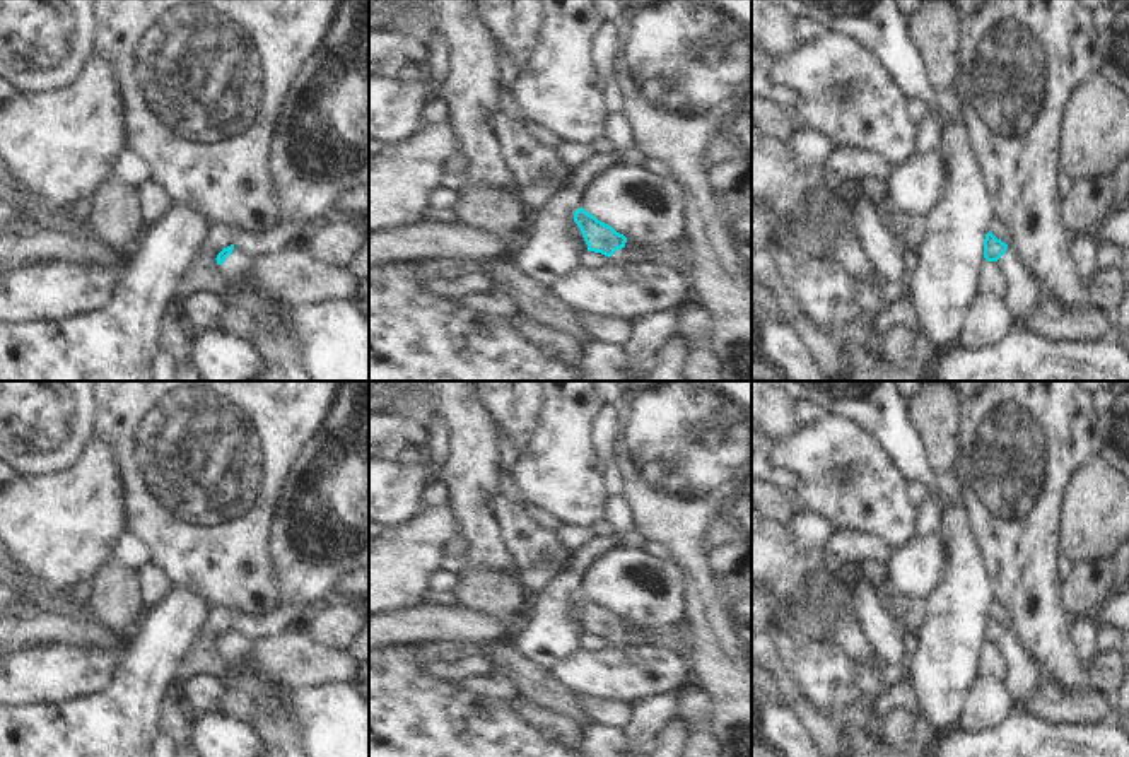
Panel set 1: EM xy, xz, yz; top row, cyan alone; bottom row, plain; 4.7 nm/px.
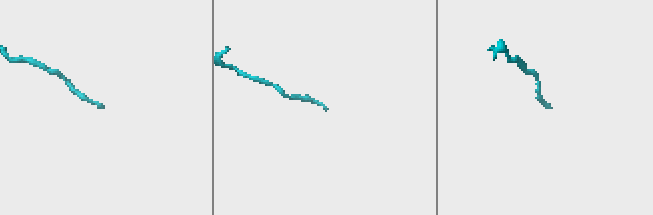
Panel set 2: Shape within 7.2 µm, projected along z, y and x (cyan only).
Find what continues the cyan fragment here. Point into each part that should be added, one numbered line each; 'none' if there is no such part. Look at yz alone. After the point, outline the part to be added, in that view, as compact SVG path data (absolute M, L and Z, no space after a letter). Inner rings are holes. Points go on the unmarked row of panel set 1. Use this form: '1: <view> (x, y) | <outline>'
1: yz (1023, 674) | M1008 629L1006 636L996 646L1008 665L1008 675L1003 684L1013 702L1027 697L1038 682L1045 680L1042 670L1018 643L1013 629Z

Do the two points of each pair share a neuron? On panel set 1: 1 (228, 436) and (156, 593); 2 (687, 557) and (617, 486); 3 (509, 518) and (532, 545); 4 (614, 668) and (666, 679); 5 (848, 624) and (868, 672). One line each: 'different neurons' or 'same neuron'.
1: different neurons
2: different neurons
3: same neuron
4: same neuron
5: different neurons

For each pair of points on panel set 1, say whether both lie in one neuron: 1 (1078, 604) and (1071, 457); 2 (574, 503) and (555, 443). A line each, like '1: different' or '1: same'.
1: different
2: same

